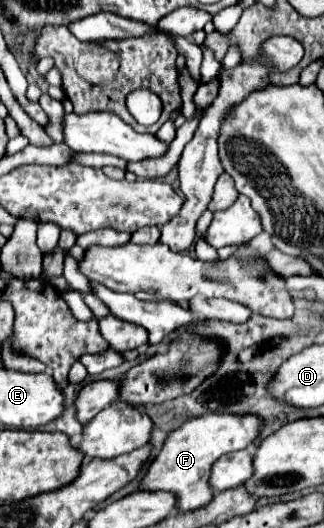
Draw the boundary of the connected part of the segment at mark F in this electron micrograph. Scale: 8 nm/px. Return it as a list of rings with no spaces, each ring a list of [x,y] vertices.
[[[208,413],[186,421],[182,427],[172,431],[160,451],[160,455],[148,467],[140,489],[148,491],[172,491],[178,497],[178,507],[184,511],[208,505],[216,491],[208,483],[210,469],[214,461],[222,455],[240,451],[258,437],[262,429],[262,419],[258,415],[232,415],[232,413]]]

